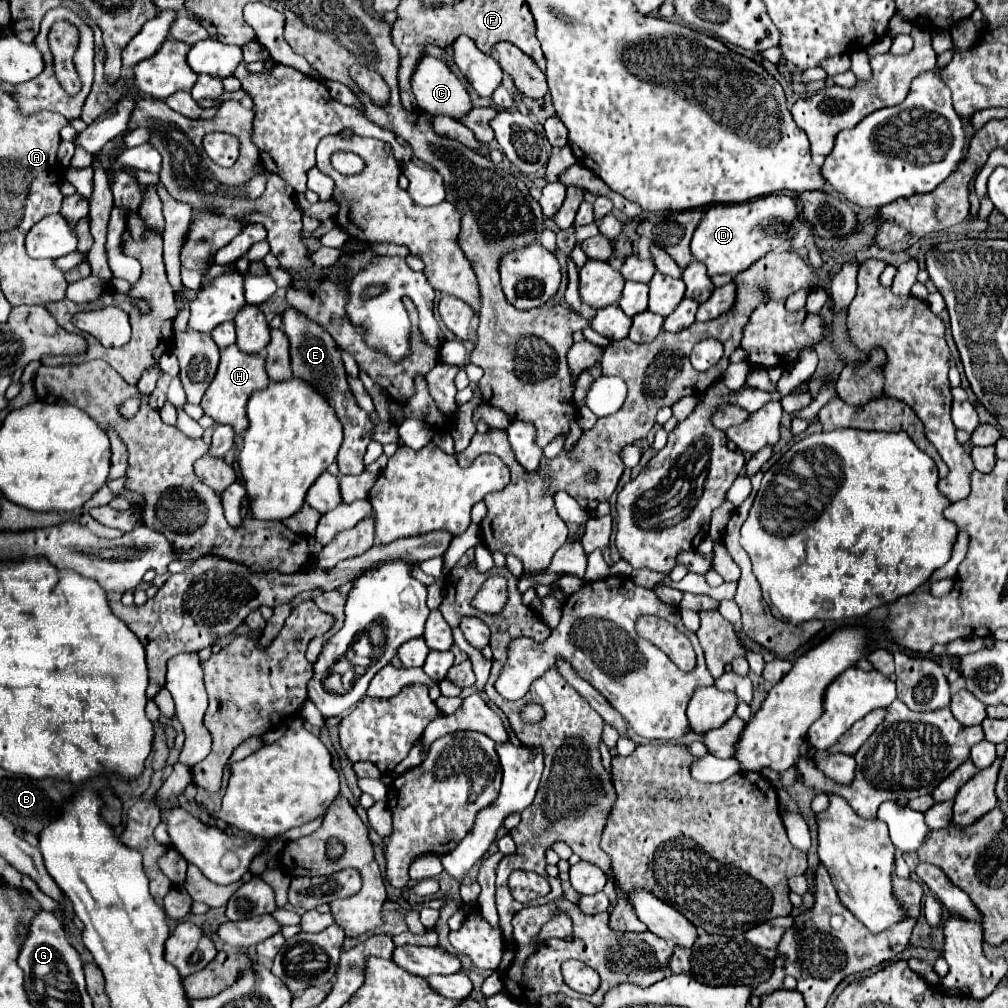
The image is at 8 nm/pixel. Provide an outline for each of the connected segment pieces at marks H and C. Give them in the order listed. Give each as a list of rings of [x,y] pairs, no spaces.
[[[237,345],[227,347],[221,351],[221,363],[217,369],[215,379],[211,381],[207,393],[203,395],[201,407],[205,415],[209,415],[215,425],[231,425],[235,431],[235,437],[241,437],[247,429],[247,417],[245,417],[245,405],[249,397],[255,391],[261,391],[269,385],[269,377],[265,373],[265,359],[261,355],[247,355],[237,349]]]
[[[431,55],[419,61],[415,77],[411,79],[411,87],[417,105],[431,115],[461,119],[473,109],[465,85],[441,59]]]

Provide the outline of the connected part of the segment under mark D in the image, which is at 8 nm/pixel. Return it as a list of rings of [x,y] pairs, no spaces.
[[[767,195],[739,204],[713,204],[693,233],[691,253],[697,261],[705,263],[709,277],[719,273],[737,275],[761,259],[767,251],[779,251],[787,245],[789,223],[795,217],[795,211],[795,199],[789,199],[787,195]]]

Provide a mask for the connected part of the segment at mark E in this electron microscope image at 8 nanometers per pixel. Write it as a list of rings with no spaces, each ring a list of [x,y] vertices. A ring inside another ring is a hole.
[[[289,307],[283,313],[283,333],[289,337],[289,345],[291,345],[291,369],[293,369],[293,377],[305,381],[307,385],[311,385],[319,395],[323,395],[327,399],[327,403],[335,409],[341,425],[343,425],[343,445],[339,449],[337,455],[337,463],[339,463],[339,471],[341,473],[351,473],[351,475],[359,475],[363,473],[363,455],[367,445],[373,441],[373,427],[375,423],[371,421],[371,417],[357,405],[349,383],[347,383],[347,373],[345,373],[345,365],[341,359],[341,351],[335,343],[335,339],[313,319],[309,319],[307,315],[299,313],[297,309]]]

